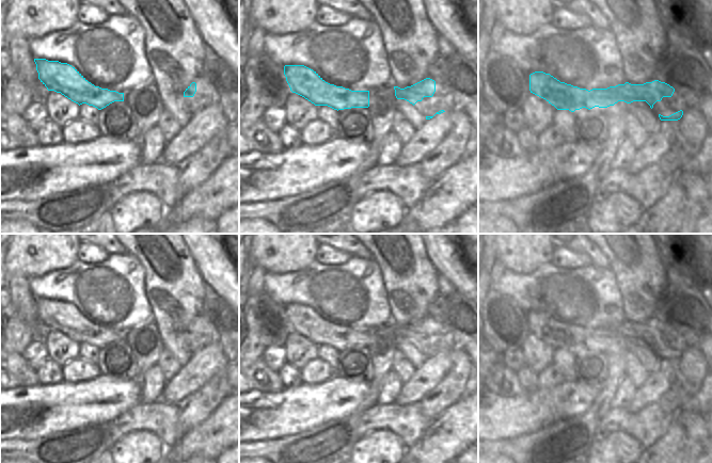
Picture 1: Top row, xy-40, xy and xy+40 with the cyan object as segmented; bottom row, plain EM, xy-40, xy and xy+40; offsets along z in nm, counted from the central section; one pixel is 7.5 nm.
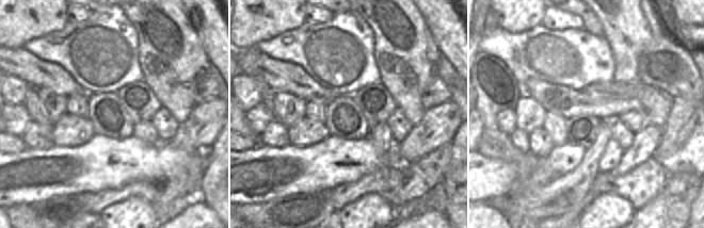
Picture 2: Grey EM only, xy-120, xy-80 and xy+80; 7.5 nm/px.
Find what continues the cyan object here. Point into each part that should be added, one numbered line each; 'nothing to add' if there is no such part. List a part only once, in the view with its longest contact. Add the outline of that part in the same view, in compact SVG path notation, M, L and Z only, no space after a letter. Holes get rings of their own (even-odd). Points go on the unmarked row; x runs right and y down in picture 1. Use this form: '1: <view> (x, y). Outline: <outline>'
nothing to add

